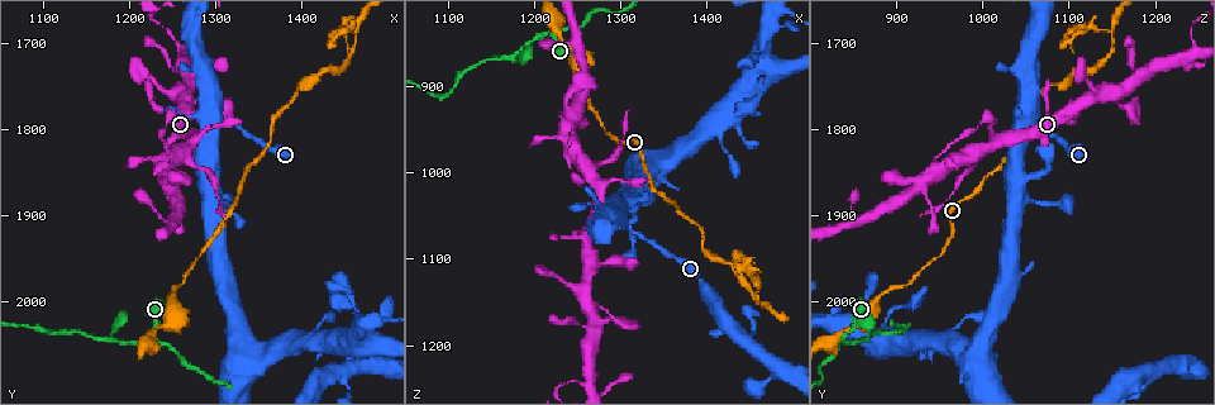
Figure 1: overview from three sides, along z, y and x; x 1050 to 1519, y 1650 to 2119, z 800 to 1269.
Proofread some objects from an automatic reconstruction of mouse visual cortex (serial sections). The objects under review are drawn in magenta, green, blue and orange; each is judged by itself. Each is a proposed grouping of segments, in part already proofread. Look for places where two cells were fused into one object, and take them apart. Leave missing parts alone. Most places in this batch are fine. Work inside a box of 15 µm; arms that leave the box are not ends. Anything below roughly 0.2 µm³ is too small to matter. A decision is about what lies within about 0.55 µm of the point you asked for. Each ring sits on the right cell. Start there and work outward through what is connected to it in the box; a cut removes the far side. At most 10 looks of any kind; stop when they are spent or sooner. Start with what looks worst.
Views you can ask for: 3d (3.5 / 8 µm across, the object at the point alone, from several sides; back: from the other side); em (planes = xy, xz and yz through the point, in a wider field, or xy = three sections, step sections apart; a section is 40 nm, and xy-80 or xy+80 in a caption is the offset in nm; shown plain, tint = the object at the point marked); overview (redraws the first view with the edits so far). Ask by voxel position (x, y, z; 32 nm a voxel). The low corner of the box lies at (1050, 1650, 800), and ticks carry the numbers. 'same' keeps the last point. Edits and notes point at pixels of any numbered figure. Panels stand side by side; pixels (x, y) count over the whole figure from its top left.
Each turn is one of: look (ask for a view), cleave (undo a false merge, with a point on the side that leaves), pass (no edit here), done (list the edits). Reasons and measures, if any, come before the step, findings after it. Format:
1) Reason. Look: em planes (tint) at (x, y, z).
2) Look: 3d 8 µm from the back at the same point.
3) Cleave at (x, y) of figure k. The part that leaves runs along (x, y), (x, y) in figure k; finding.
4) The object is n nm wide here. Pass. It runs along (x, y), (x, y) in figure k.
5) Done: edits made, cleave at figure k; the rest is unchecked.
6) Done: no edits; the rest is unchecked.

Sharp bend. Look: 3d 3.5 µm at (1465, 1690, 1155).

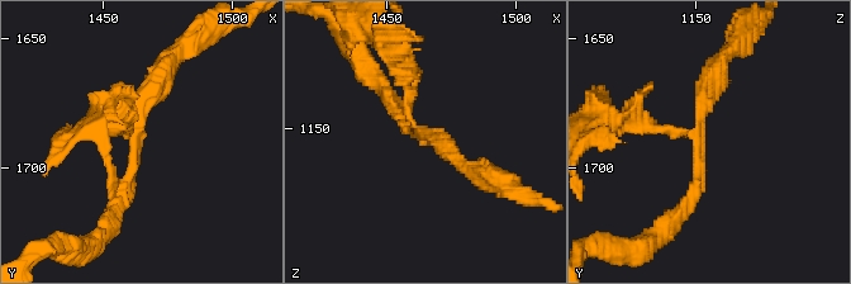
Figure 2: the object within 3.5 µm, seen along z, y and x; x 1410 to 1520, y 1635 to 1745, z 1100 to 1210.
Look: em xy step 2 (tint) at (1462, 1690, 1151).

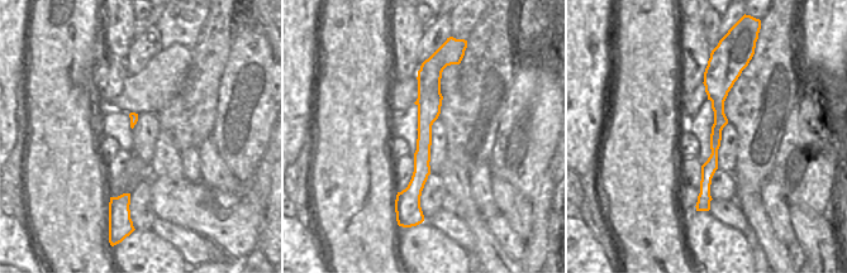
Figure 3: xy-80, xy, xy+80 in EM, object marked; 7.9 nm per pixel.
Pass. It runs along (434, 67), (414, 199) in figure 3; all the same cell.

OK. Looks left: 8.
Sharp bend. Look: 3d 3.5 µm at (1460, 2040, 865).

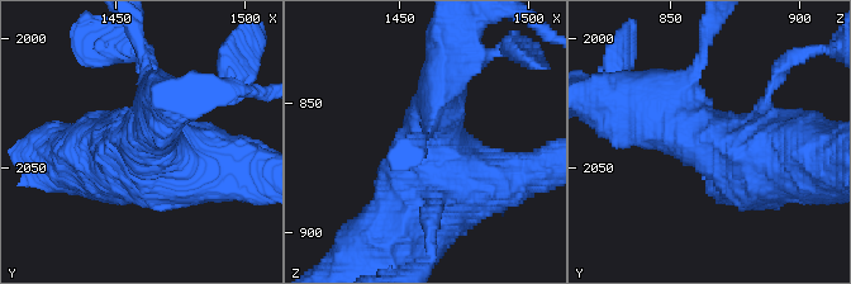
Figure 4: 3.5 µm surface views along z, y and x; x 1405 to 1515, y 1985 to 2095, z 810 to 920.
Look: em xy step 3 (tint) at (1464, 2041, 866).

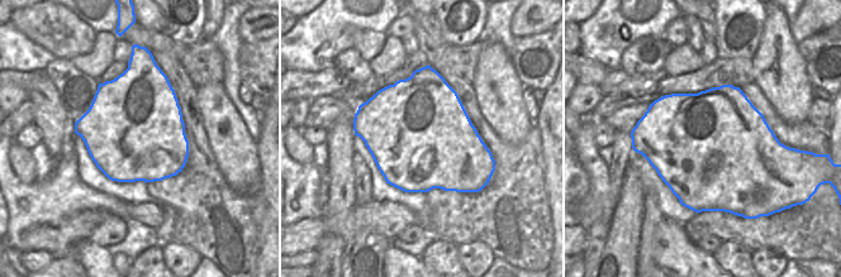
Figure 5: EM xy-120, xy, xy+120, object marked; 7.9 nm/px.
Look: em xy step 1 (tint) at the same point.

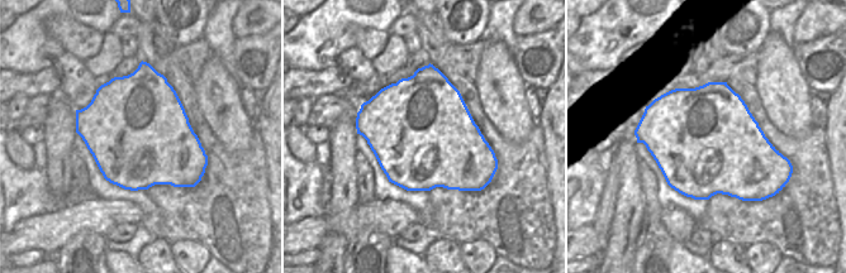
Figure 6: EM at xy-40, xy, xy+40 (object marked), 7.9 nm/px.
Pass. It runs along (386, 254), (433, 192), (437, 110) in figure 4; continuous, no second cell.

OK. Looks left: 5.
A narrow waist. Look: 3d 3.5 µm at (1290, 1770, 1165).

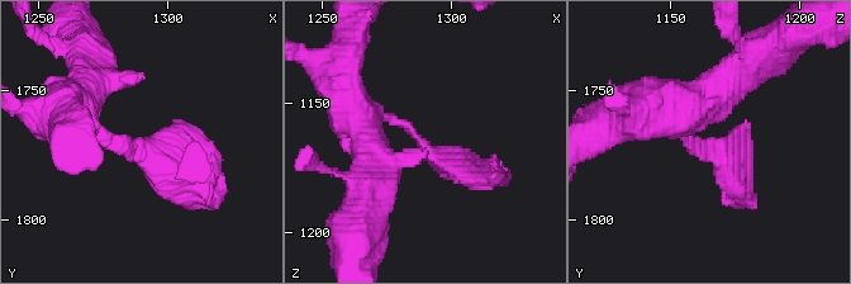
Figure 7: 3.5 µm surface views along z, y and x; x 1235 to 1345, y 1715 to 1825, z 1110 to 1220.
Look: em xy step 5 (tint) at (1287, 1772, 1164).

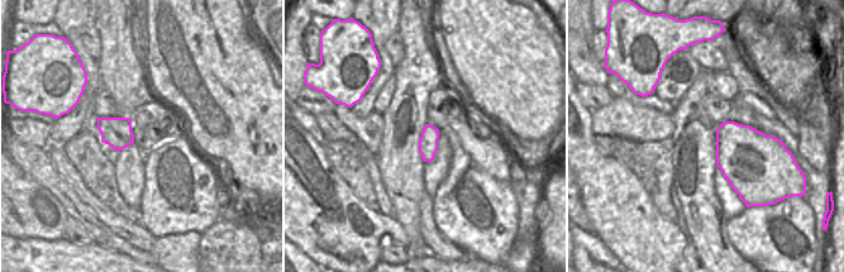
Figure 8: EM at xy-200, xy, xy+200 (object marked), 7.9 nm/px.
Pass. It runs along (66, 112), (198, 183) in figure 7; all the same cell.

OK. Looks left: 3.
Small branch off a trunk. Look: 3d 3.5 µm at (1265, 1710, 1240).

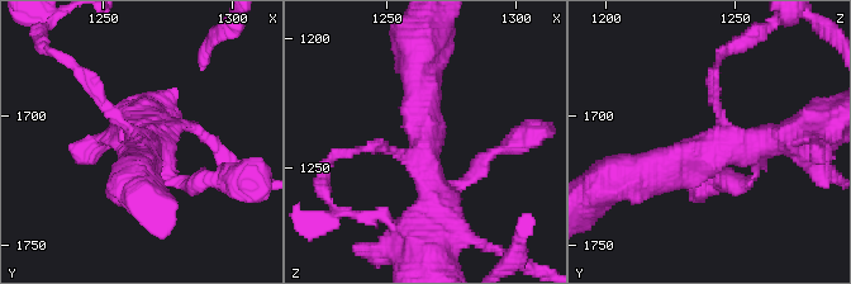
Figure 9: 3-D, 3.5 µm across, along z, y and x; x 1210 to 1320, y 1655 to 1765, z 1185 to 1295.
Shape alone is not enough. Look: em xy step 3 (tint) at (1264, 1710, 1242).

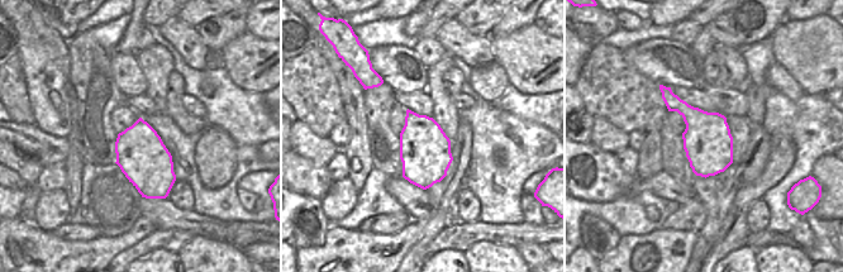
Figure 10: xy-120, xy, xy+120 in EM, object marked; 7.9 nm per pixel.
Pass. It runs along (422, 75), (426, 173), (465, 183) in figure 9; all the same cell.

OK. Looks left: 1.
Done: no edits; the rest is unchecked.

